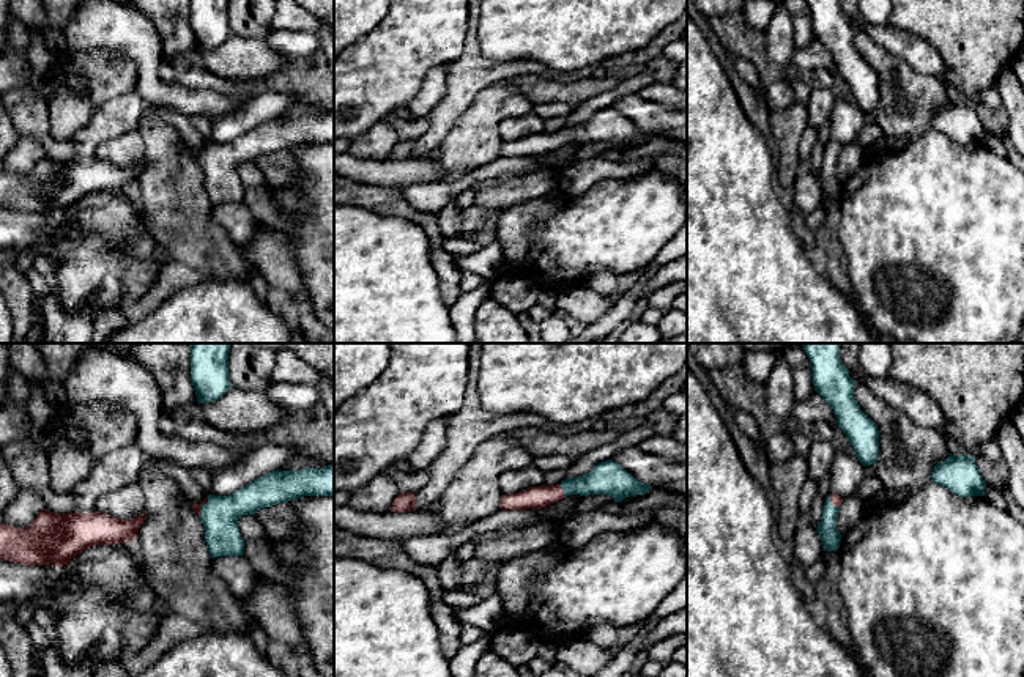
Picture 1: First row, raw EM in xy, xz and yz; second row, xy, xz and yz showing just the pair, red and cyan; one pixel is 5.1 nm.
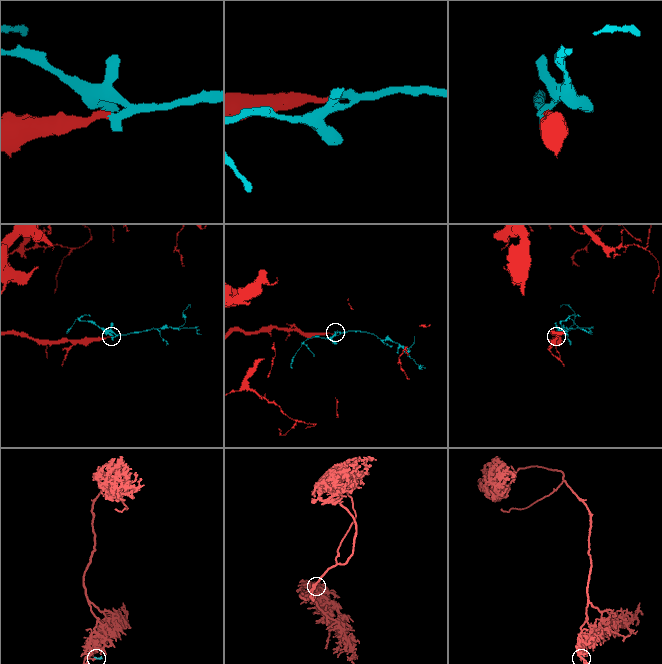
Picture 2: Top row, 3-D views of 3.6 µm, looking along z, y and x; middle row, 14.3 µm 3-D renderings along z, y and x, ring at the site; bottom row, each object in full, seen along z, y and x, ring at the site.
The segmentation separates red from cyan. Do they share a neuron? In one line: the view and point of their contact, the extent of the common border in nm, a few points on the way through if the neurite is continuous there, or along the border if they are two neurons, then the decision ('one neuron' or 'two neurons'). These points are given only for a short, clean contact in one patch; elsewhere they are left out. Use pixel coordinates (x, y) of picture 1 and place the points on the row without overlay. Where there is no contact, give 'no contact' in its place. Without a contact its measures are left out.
meets red in xz at (563, 137); contact 80 nm long; runs through xz (539, 144), (563, 137), (607, 125); one neuron

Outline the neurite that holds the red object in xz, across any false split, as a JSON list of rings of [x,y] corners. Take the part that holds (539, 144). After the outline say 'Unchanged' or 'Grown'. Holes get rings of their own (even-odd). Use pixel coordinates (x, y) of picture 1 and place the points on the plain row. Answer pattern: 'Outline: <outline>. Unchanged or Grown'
Outline: [[[613,107],[594,113],[589,120],[566,126],[556,132],[539,132],[520,140],[503,142],[501,157],[526,157],[551,153],[570,142],[608,142],[614,150],[622,150],[633,142],[646,142],[652,134],[638,129]]]. Grown

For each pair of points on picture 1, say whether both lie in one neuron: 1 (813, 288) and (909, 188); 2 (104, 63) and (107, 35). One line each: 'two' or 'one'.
1: two
2: two

